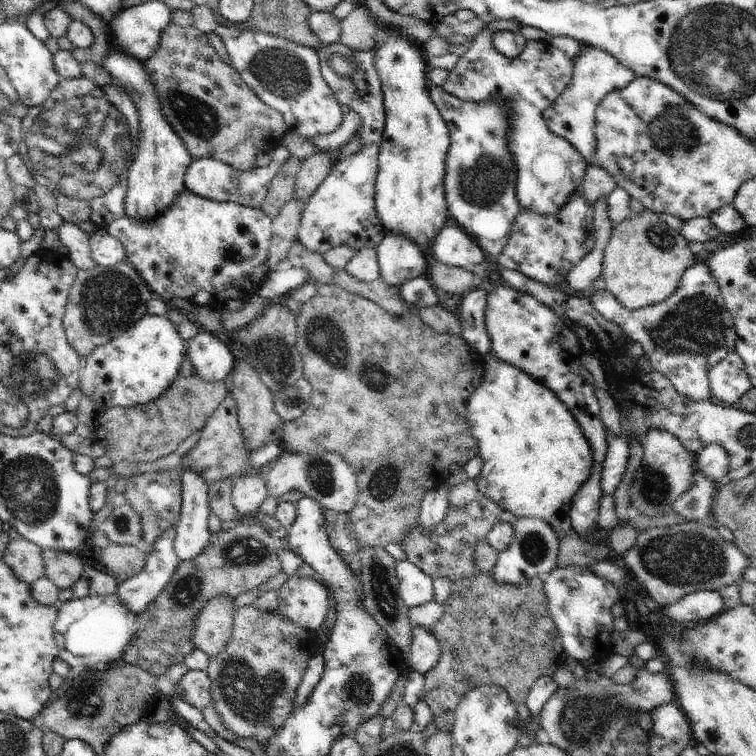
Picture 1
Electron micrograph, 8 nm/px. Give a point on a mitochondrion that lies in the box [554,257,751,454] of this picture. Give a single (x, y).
(696, 325)

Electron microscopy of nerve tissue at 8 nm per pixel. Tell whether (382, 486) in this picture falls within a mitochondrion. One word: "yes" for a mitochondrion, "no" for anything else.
yes

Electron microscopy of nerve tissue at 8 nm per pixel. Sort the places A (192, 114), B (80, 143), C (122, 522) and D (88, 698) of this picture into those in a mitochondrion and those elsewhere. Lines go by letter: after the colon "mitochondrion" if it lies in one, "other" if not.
A: mitochondrion
B: mitochondrion
C: mitochondrion
D: mitochondrion

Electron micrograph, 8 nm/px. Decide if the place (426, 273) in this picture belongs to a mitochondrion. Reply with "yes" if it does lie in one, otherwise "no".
no

